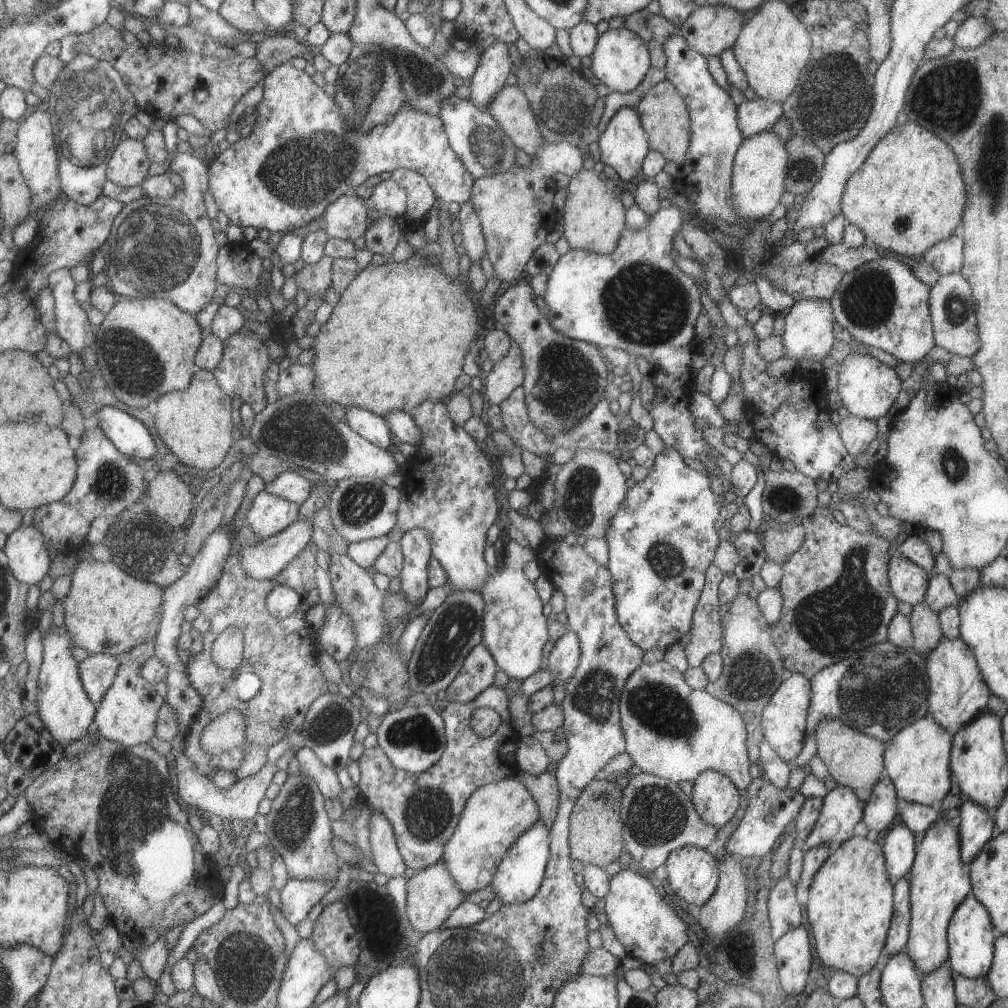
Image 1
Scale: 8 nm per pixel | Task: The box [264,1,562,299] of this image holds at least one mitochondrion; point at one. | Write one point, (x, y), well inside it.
(424, 82)

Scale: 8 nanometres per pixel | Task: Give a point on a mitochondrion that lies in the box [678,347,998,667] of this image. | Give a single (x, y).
(844, 616)

